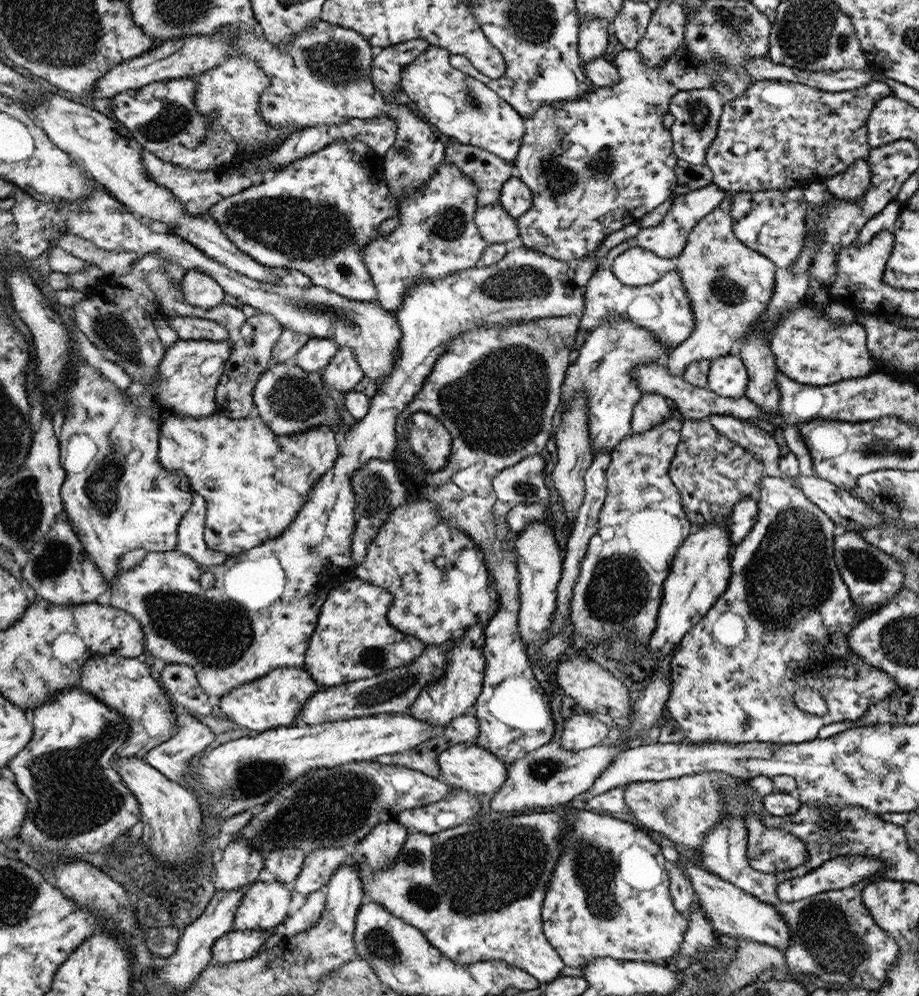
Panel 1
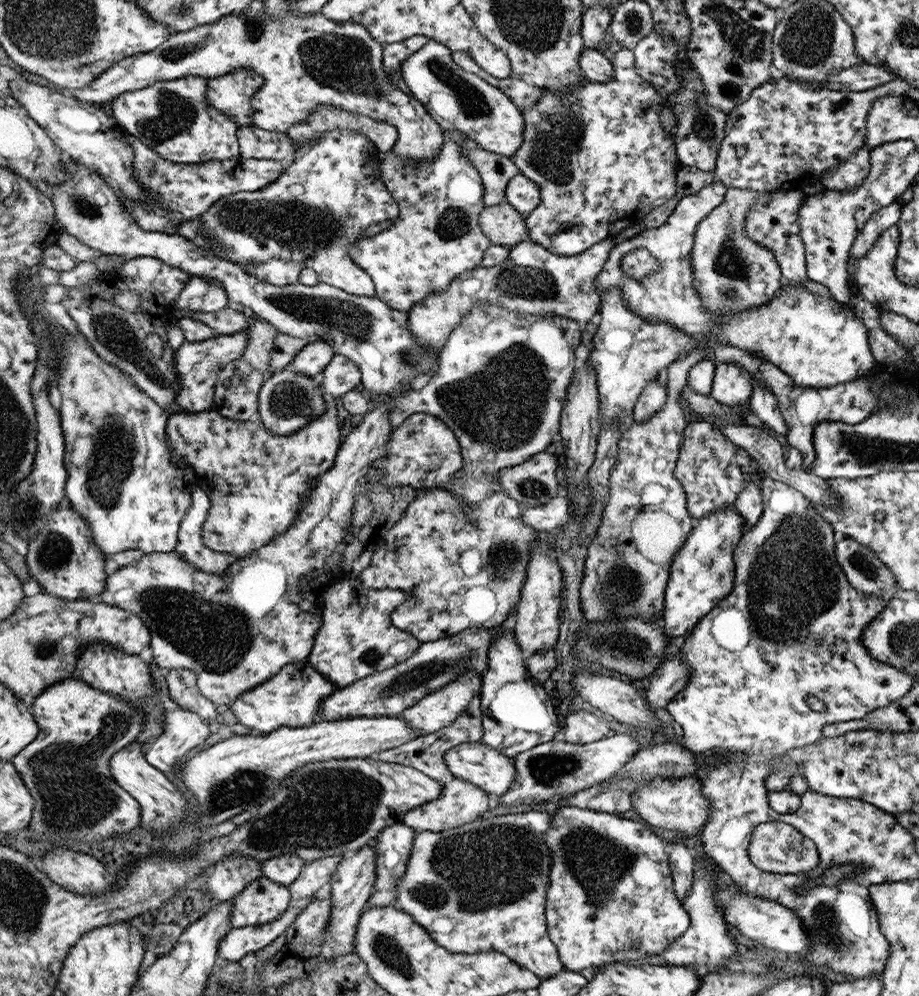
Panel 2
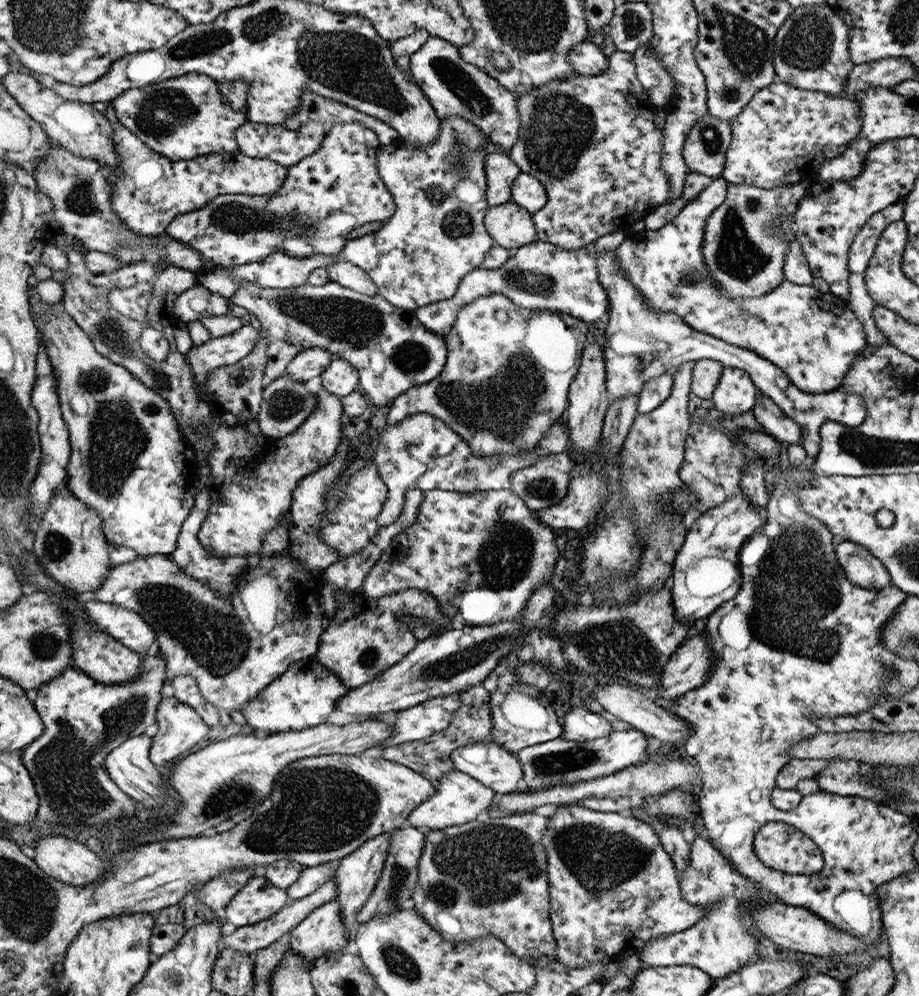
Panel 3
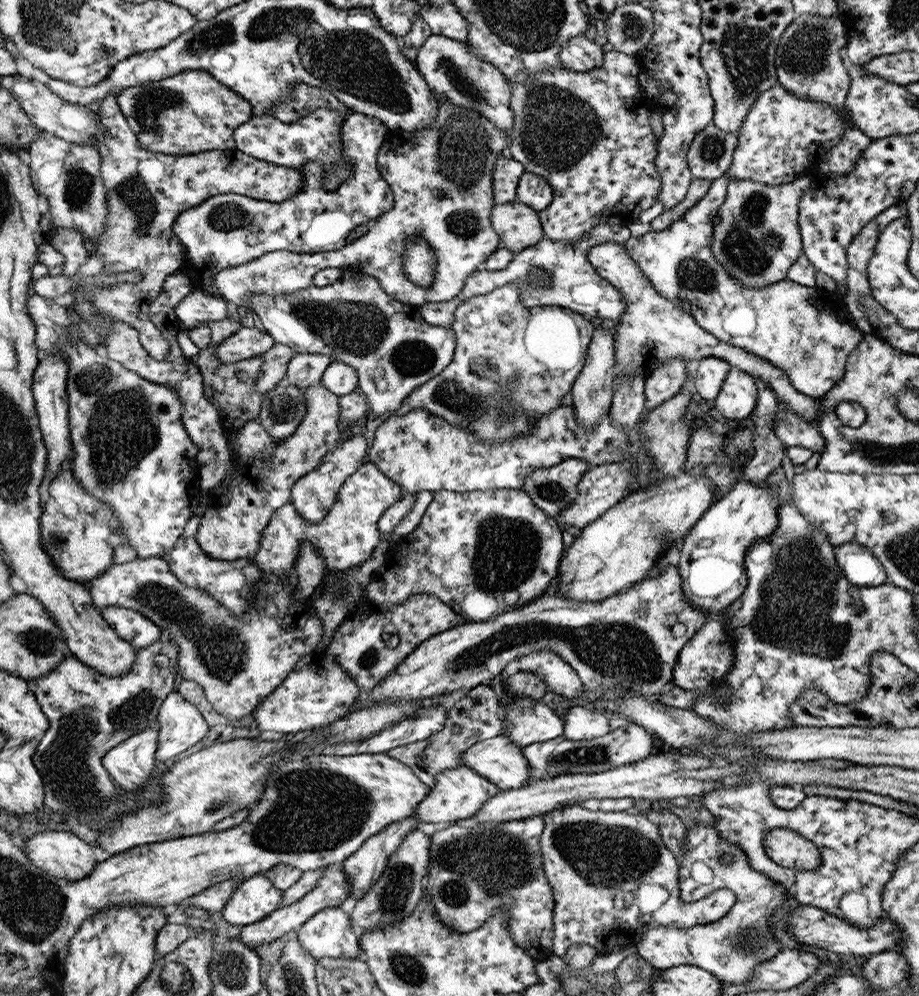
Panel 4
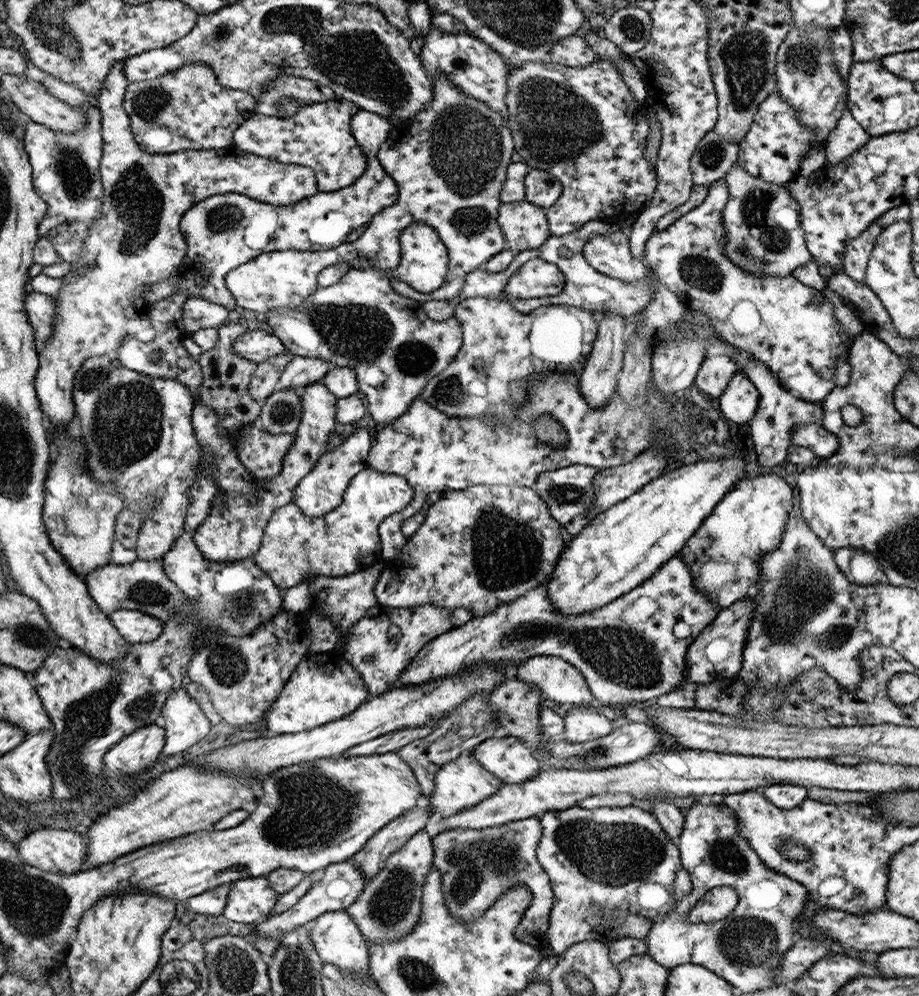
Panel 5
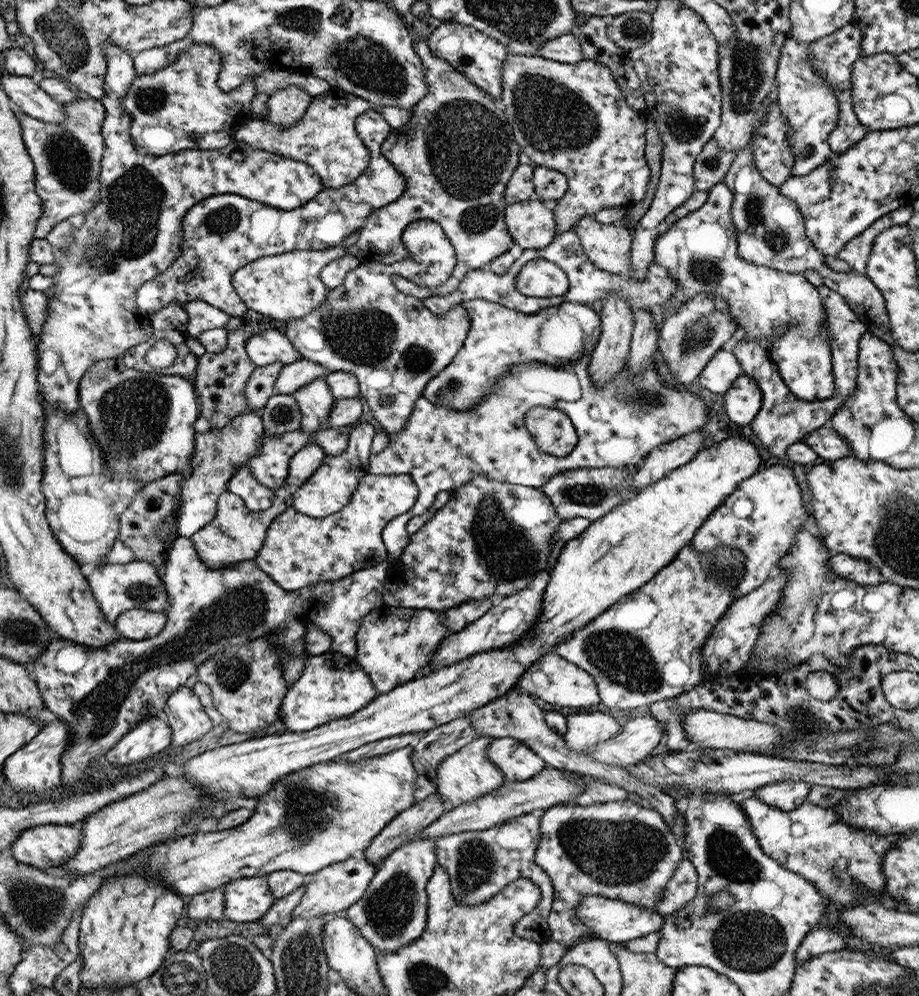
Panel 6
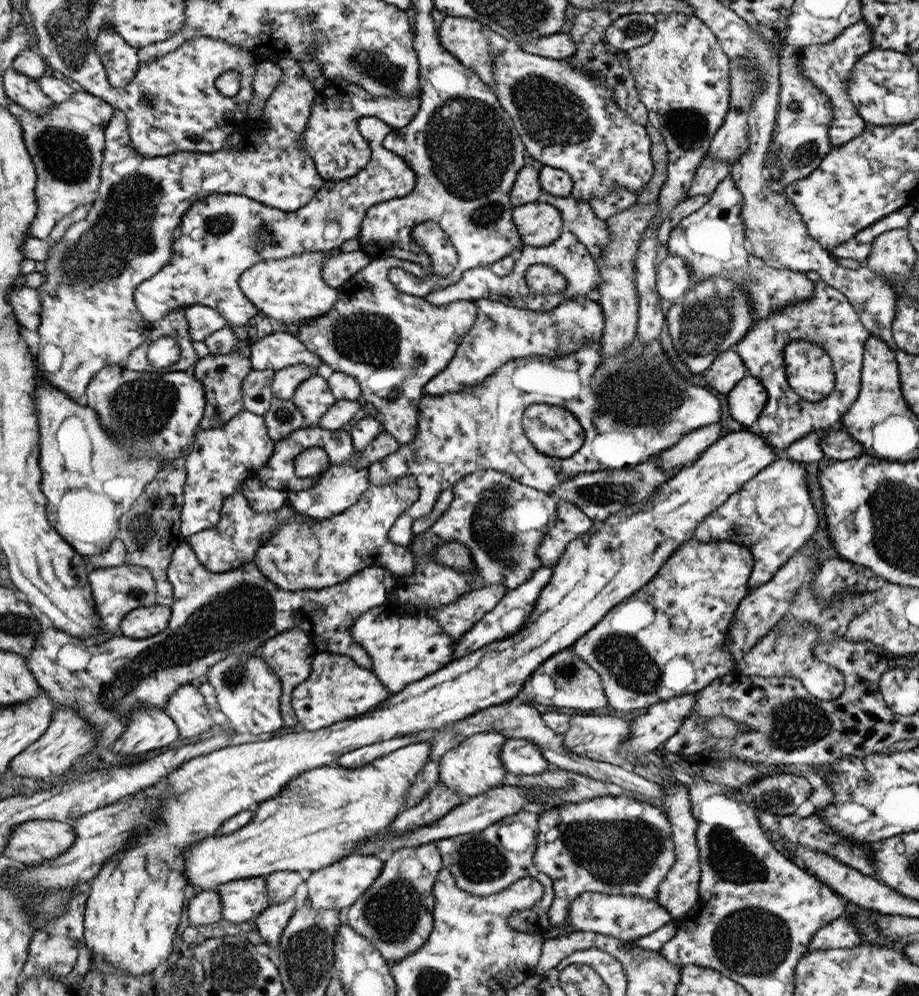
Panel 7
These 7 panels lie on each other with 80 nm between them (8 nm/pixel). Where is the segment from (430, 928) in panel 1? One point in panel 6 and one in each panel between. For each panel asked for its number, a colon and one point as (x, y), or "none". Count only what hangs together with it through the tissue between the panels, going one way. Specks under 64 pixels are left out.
2: (481, 886)
3: (490, 878)
4: (474, 870)
5: (476, 866)
6: (481, 863)

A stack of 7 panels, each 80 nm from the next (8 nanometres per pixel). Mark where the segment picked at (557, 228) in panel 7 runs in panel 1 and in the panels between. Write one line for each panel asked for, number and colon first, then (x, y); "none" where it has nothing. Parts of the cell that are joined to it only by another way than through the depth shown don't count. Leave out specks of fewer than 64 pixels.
1: (496, 225)
2: (504, 226)
3: (512, 226)
4: (519, 226)
5: (526, 226)
6: (532, 224)

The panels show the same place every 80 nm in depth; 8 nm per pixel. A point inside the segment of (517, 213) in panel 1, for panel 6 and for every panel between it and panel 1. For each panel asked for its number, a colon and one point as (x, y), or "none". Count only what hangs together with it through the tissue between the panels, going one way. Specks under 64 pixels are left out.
2: (523, 194)
3: (528, 192)
4: (534, 191)
5: (544, 190)
6: (551, 185)

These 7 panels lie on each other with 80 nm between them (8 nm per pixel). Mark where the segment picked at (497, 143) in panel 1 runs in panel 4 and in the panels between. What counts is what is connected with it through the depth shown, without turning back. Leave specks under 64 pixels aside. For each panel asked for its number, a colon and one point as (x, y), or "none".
2: (457, 99)
3: (455, 87)
4: (452, 71)

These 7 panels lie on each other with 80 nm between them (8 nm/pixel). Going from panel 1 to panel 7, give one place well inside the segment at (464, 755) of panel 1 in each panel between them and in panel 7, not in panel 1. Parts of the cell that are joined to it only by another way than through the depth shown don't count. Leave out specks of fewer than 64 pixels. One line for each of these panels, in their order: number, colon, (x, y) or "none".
2: (487, 768)
3: (492, 764)
4: (498, 759)
5: (510, 759)
6: (516, 760)
7: (521, 757)

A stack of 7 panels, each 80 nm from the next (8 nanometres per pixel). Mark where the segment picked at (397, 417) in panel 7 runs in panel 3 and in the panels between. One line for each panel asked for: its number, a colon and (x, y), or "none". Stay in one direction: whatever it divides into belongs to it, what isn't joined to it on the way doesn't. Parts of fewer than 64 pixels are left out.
3: (393, 353)
4: (394, 350)
5: (361, 323)
6: (394, 345)

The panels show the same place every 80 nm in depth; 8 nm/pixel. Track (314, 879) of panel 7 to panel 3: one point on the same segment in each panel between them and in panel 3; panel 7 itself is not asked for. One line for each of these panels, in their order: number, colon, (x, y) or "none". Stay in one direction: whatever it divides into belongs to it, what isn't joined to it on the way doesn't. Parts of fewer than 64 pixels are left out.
3: (249, 938)
4: (333, 887)
5: (339, 885)
6: (338, 887)

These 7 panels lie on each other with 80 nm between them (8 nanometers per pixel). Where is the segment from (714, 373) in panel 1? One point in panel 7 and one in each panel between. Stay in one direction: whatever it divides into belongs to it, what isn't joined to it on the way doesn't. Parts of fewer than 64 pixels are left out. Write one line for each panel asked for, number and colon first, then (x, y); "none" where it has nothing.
2: (732, 384)
3: (736, 392)
4: (738, 397)
5: (739, 402)
6: (742, 402)
7: (746, 401)

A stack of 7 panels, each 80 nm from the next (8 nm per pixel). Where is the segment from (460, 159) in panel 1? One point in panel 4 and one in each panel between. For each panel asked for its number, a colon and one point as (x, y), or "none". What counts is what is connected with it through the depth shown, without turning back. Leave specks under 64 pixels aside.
2: (496, 170)
3: (502, 172)
4: (508, 172)

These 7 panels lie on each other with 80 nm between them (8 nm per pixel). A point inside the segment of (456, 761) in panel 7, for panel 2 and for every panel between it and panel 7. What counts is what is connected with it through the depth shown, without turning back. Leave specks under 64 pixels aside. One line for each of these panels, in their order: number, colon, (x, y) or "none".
2: (461, 802)
3: (459, 798)
4: (459, 793)
5: (463, 783)
6: (465, 776)

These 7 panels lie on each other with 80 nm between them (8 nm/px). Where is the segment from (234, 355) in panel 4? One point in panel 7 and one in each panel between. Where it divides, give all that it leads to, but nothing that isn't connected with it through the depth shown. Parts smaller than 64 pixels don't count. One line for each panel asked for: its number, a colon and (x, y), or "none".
5: (257, 345)
6: (271, 345)
7: (280, 349)

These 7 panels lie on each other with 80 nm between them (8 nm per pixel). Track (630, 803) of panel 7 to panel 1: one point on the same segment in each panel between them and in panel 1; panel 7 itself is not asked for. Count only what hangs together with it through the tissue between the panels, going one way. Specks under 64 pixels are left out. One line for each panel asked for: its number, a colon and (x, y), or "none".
1: (609, 896)
2: (610, 897)
3: (613, 886)
4: (613, 879)
5: (620, 857)
6: (620, 850)

